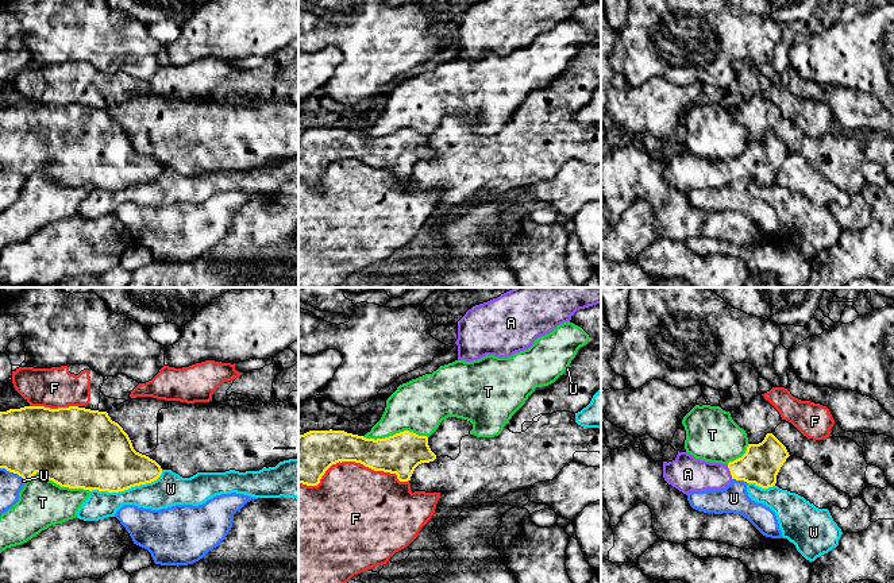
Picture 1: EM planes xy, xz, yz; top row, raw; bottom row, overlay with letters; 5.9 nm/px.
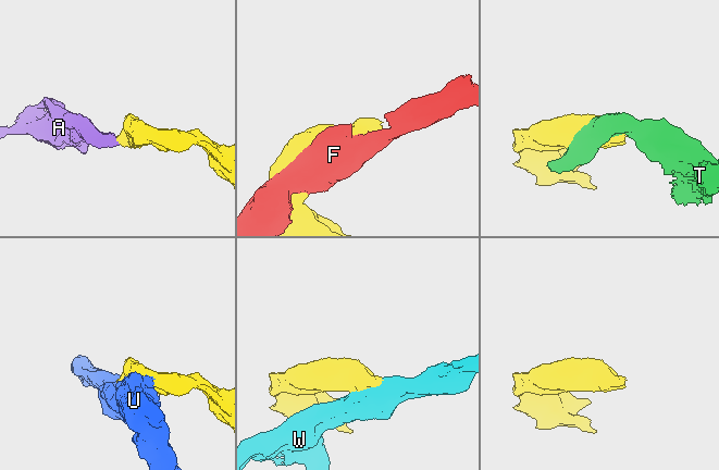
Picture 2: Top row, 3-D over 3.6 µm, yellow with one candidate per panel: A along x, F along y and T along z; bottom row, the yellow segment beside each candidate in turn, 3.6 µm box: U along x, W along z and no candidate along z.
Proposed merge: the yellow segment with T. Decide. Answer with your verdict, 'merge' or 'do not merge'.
do not merge

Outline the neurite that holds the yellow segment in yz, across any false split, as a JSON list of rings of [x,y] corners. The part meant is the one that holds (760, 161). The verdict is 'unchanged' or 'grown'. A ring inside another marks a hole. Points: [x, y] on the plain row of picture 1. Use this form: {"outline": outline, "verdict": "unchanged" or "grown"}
{"outline": [[[767,131],[762,140],[748,142],[745,151],[728,162],[705,159],[678,148],[673,159],[663,159],[663,175],[686,193],[725,186],[733,177],[768,186],[775,184],[777,173],[789,154],[786,144]]], "verdict": "grown"}

